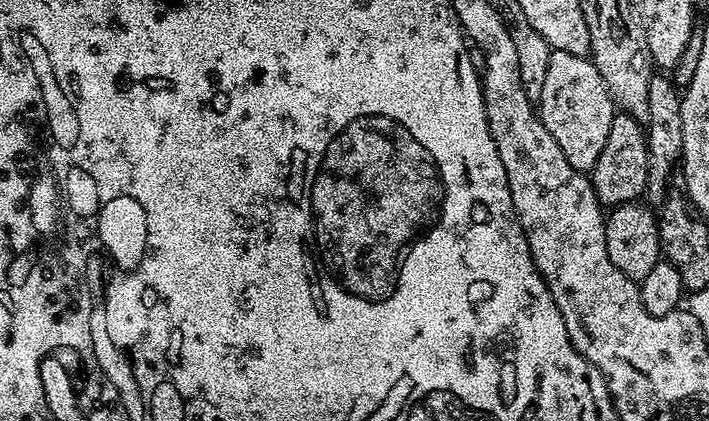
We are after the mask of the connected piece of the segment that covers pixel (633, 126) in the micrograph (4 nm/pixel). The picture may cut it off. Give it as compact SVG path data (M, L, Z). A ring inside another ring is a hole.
M615 113L612 118L610 135L598 162L590 173L595 194L603 207L613 208L620 204L637 201L646 191L648 185L648 142L645 127L641 121L628 113Z

